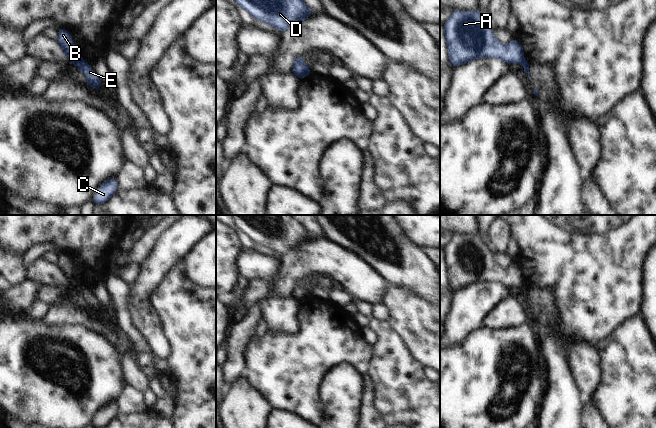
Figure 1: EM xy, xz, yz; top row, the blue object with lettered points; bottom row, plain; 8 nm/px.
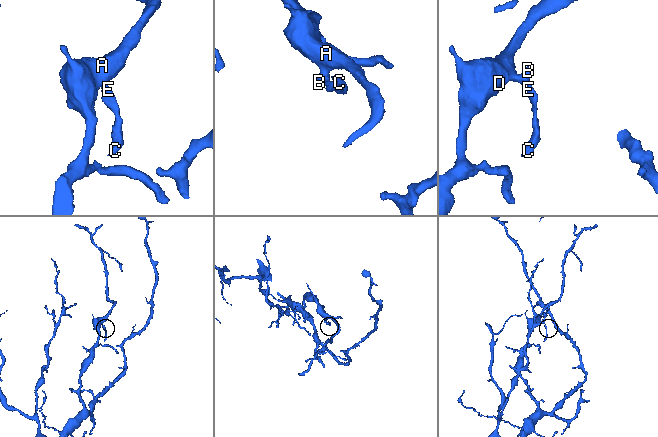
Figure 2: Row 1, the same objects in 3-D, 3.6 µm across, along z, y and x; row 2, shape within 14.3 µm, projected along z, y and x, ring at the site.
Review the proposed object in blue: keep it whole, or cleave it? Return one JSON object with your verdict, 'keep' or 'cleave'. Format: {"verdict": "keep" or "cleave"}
{"verdict": "cleave"}

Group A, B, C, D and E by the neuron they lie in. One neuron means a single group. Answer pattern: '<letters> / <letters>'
A B D / C E

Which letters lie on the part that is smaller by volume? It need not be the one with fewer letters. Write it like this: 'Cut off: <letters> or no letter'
Cut off: C, E.

